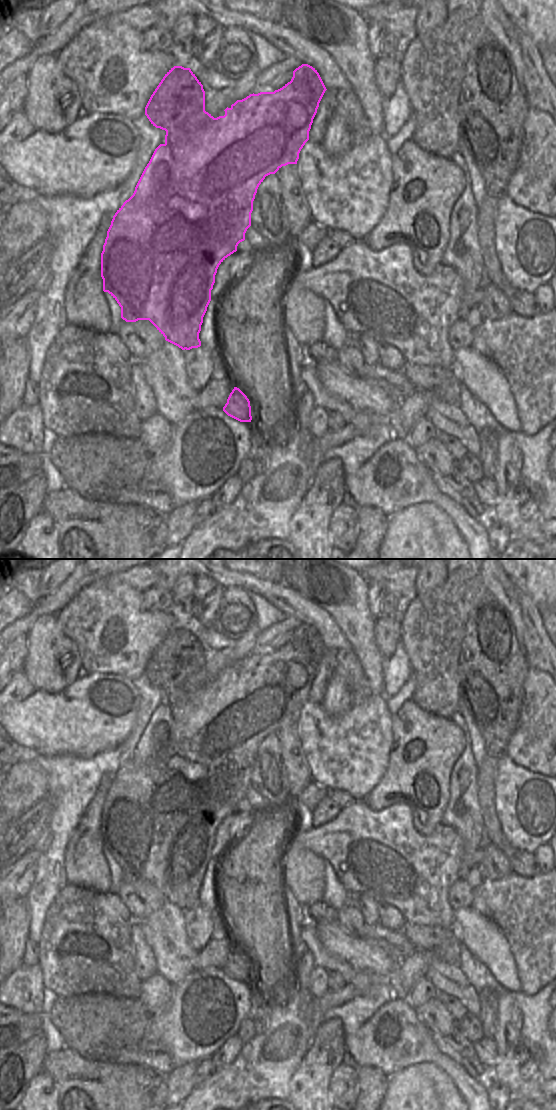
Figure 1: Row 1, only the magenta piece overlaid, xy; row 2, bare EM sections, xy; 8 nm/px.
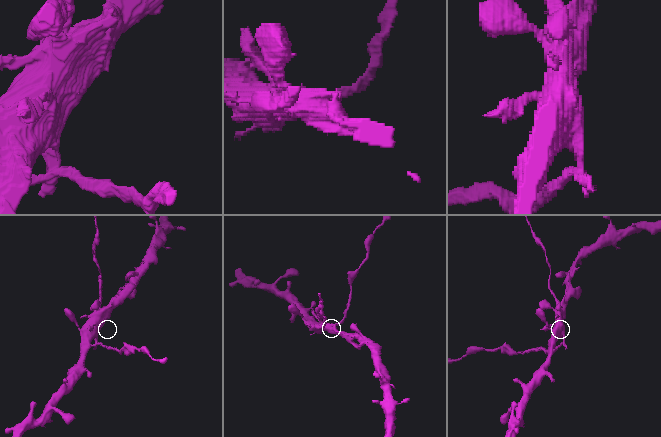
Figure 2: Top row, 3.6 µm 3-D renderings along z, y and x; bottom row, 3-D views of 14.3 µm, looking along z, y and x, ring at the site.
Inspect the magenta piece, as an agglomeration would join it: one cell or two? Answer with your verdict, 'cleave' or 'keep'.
cleave

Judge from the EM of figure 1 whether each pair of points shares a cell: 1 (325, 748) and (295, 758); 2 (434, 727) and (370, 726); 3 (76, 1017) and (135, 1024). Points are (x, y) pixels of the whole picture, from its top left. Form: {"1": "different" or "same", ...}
{"1": "different", "2": "different", "3": "same"}

